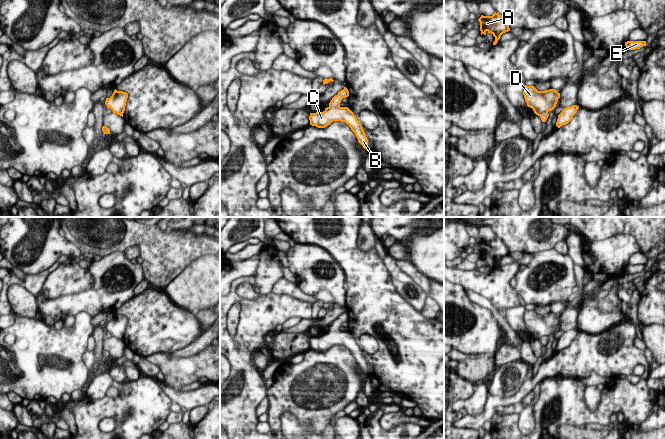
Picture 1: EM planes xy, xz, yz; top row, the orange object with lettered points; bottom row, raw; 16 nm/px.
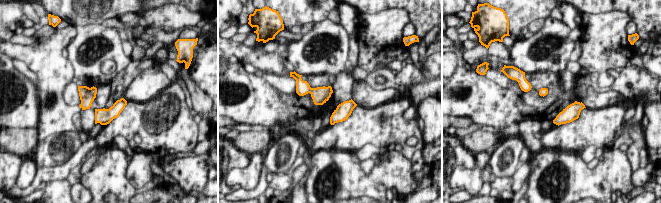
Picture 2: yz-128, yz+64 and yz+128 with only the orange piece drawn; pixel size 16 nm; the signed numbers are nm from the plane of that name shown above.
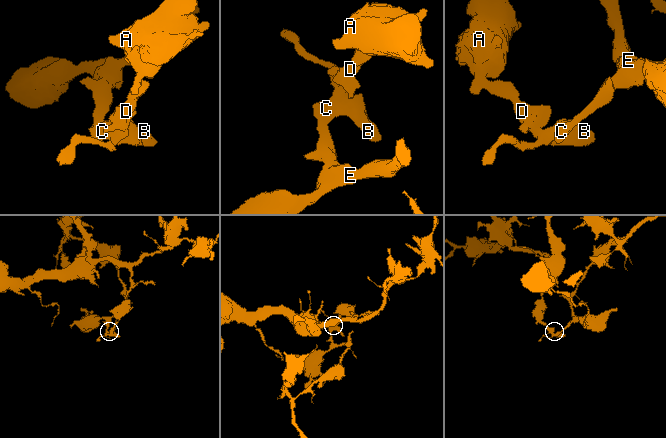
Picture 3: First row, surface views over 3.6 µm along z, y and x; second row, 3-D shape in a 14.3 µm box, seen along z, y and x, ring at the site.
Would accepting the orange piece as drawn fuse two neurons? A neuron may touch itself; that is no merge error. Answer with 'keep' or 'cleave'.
cleave

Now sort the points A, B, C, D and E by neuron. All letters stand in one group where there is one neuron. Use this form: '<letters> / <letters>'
A D / B C E

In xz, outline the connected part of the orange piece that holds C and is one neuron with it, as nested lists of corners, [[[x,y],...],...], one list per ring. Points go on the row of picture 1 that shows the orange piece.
[[[345,88],[332,98],[329,106],[323,112],[310,113],[310,125],[325,128],[333,121],[345,122],[355,133],[358,142],[364,149],[368,150],[368,139],[360,121],[357,120],[356,115],[348,107],[340,106],[341,100],[348,96],[349,91]]]

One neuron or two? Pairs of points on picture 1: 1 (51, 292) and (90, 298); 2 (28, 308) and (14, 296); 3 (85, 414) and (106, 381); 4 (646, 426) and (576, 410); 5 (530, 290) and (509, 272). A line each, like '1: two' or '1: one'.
1: two
2: one
3: two
4: two
5: two

